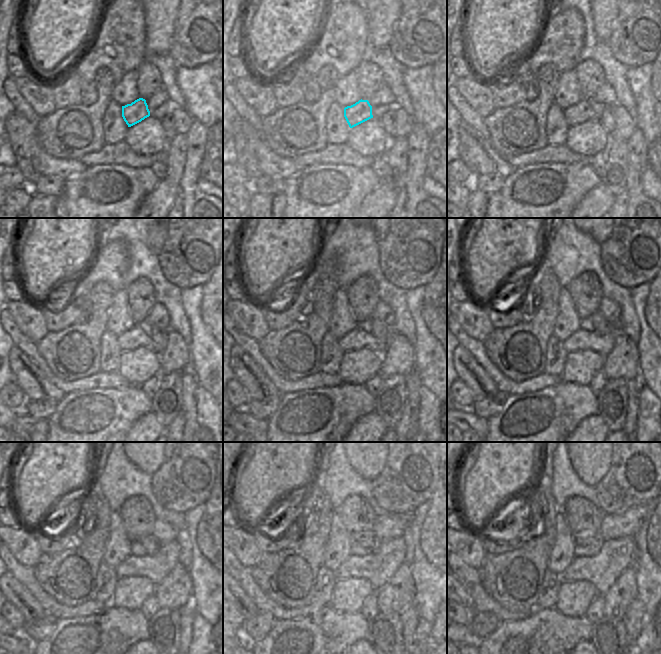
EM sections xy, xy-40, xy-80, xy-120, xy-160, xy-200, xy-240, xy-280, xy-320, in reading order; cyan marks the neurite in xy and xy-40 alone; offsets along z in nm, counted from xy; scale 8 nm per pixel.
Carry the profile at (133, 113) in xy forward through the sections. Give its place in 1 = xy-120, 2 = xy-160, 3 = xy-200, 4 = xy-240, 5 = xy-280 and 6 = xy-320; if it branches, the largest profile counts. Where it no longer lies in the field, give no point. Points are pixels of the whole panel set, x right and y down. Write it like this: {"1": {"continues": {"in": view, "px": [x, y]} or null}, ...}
{"1": {"continues": {"in": "xy-120", "px": [134, 338]}}, "2": {"continues": {"in": "xy-160", "px": [358, 338]}}, "3": {"continues": {"in": "xy-200", "px": [582, 339]}}, "4": {"continues": {"in": "xy-240", "px": [155, 568]}}, "5": {"continues": {"in": "xy-280", "px": [378, 567]}}, "6": {"continues": {"in": "xy-320", "px": [602, 570]}}}

